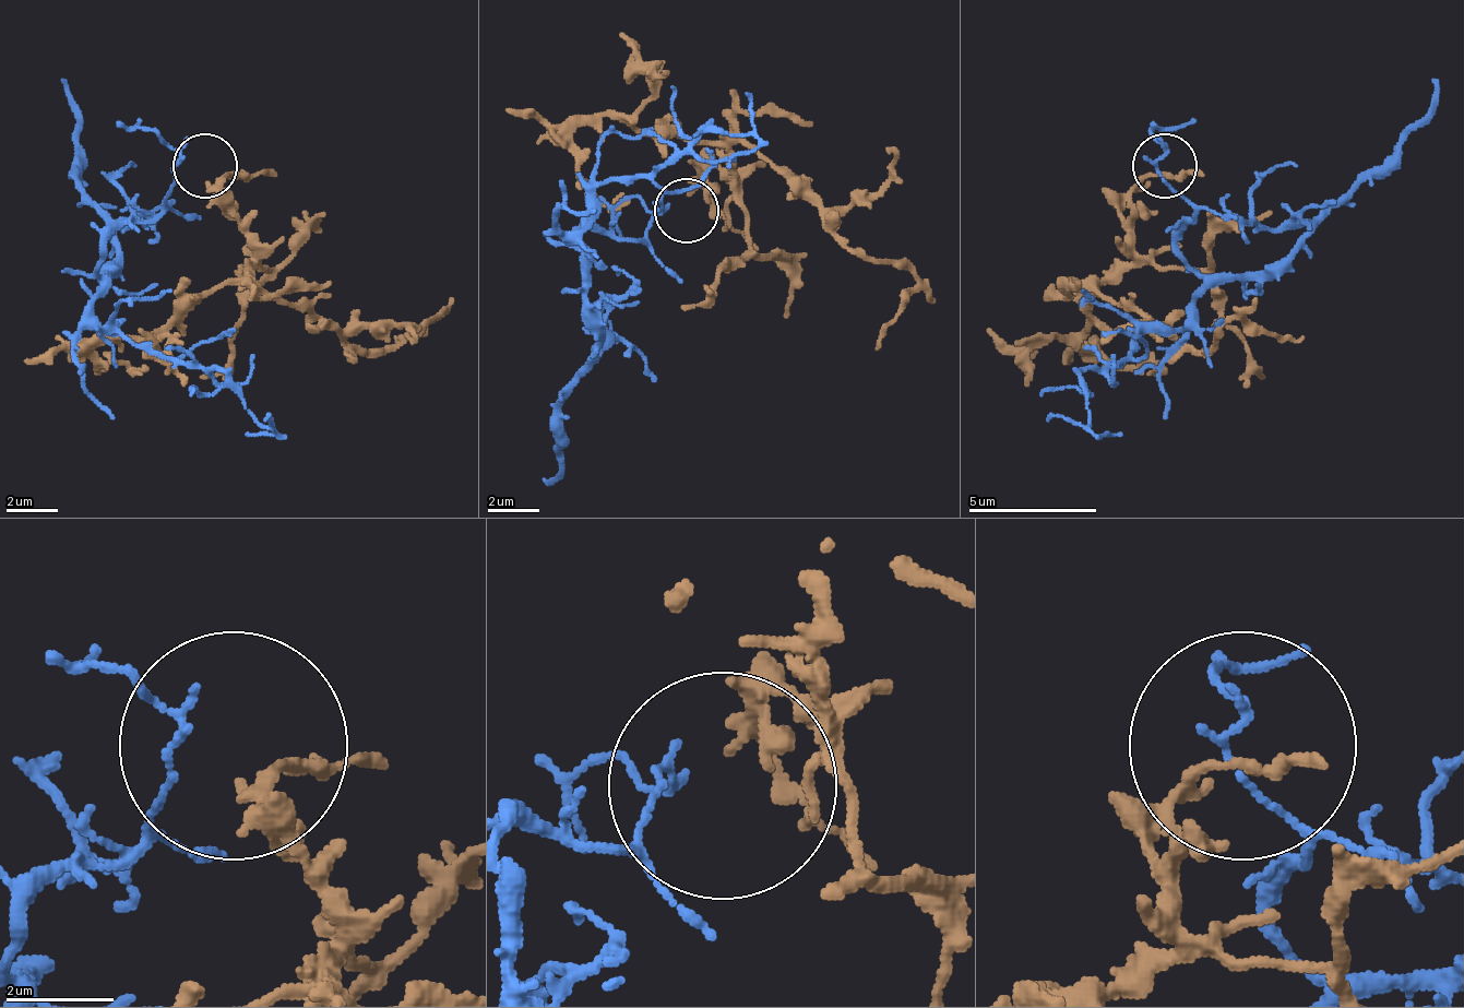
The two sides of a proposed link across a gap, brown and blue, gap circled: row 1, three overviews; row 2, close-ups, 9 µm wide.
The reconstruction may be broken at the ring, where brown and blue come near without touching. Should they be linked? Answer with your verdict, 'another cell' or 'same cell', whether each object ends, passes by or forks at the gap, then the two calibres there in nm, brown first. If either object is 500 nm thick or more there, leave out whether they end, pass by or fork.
another cell; brown passes by; blue passes by; 200 nm thick on the brown side, 140 nm on the other

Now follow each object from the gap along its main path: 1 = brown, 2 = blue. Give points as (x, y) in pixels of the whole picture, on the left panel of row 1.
1: (227, 170), (221, 189), (259, 285), (361, 350), (406, 343), (432, 318), (393, 343)
2: (182, 157), (163, 209), (111, 234), (93, 311), (111, 331), (227, 376), (278, 433), (246, 433)

